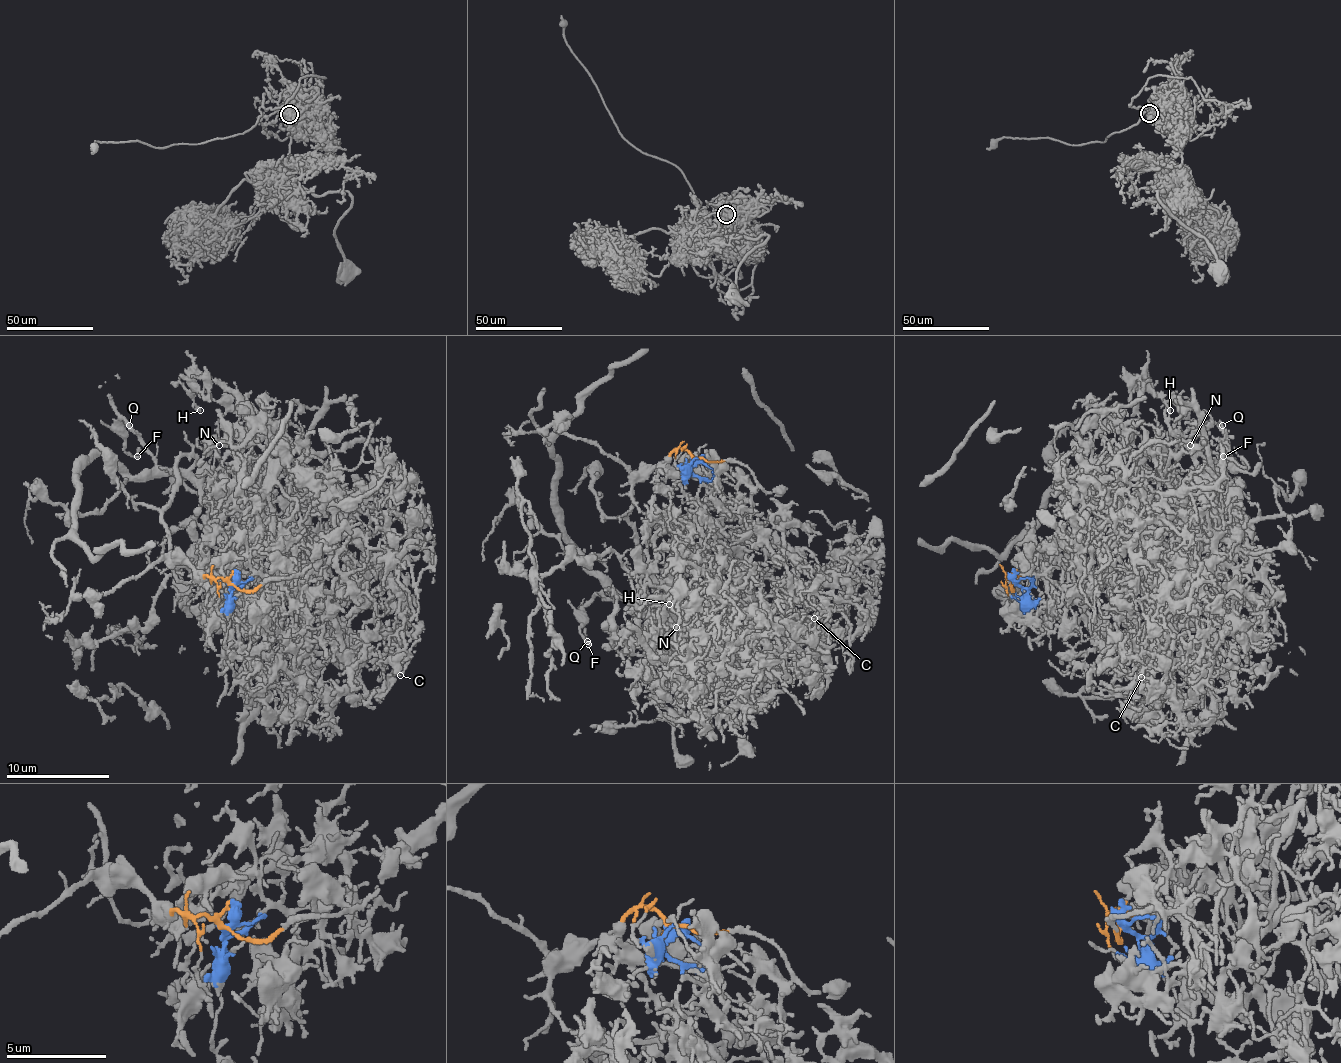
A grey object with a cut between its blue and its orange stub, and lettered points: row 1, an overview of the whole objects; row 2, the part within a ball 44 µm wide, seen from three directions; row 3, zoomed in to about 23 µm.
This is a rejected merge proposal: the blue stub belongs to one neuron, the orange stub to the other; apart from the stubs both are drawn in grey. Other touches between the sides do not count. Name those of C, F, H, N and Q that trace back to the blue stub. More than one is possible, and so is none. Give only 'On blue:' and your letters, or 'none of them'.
On blue: C, H, N

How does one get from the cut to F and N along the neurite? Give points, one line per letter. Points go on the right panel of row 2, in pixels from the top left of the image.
F: (1013, 582), (1006, 576), (1062, 558), (1067, 537), (1147, 460), (1155, 455), (1170, 470), (1182, 418), (1224, 457)
N: (1013, 582), (1073, 528), (1101, 474), (1151, 450), (1172, 396), (1189, 445)

